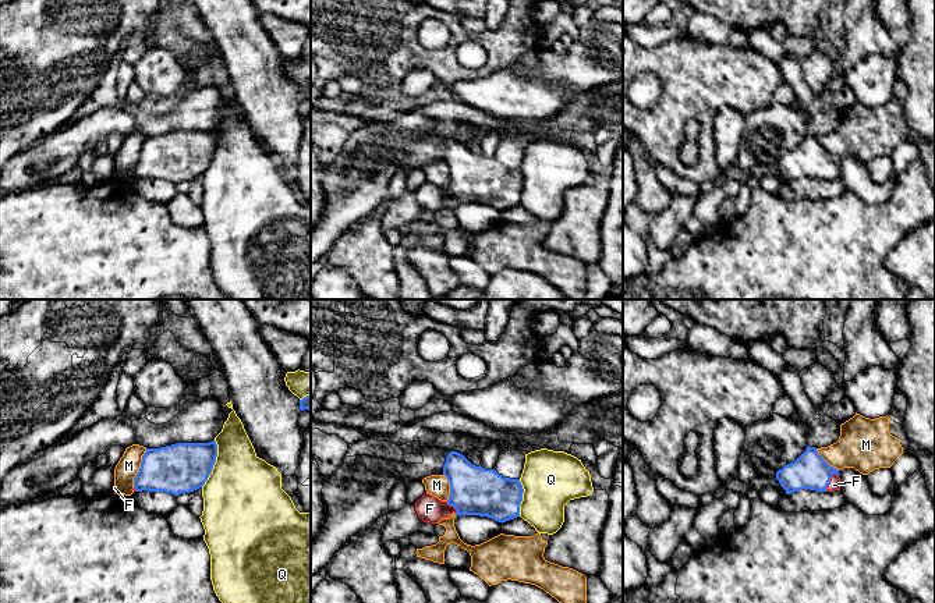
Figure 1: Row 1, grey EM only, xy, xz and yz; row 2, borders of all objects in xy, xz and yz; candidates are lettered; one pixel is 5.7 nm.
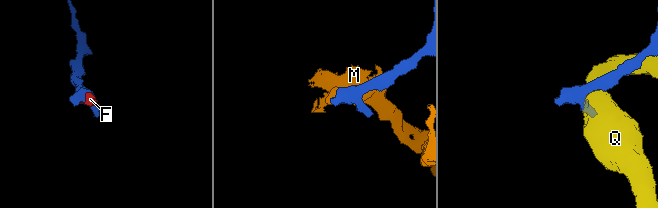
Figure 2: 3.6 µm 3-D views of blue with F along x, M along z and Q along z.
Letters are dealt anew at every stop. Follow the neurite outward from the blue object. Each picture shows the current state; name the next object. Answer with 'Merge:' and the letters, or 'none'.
Merge: F

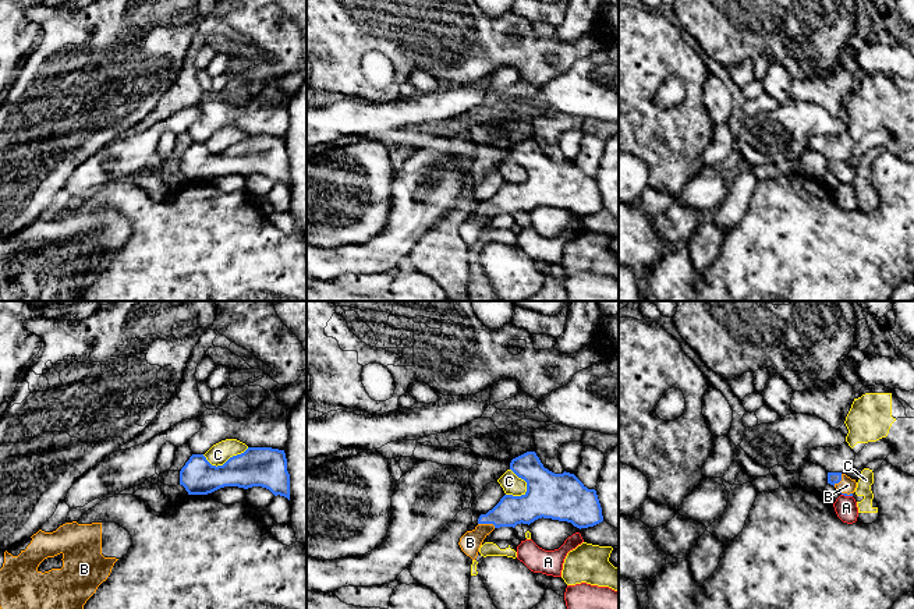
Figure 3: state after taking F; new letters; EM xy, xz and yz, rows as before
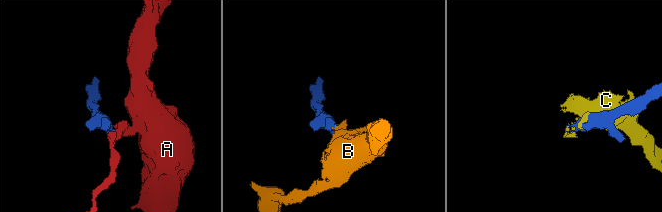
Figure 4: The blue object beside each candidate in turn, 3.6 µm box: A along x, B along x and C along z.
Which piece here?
Merge: B

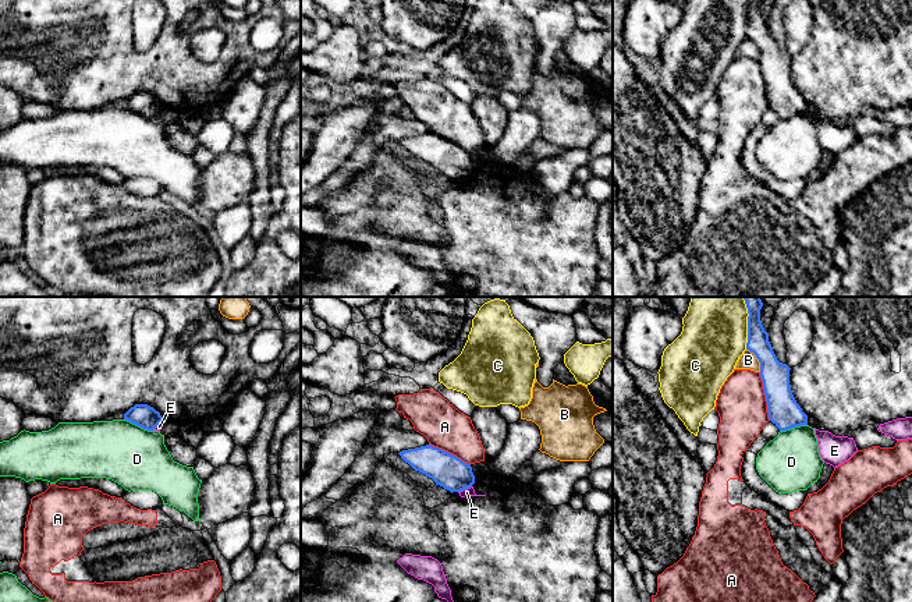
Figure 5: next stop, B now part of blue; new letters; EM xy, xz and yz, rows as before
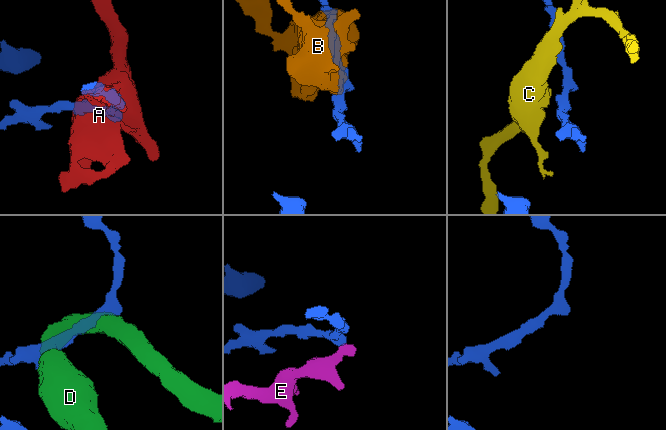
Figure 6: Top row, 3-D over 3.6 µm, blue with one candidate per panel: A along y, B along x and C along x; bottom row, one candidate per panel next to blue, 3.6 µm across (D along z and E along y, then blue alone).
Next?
Merge: none

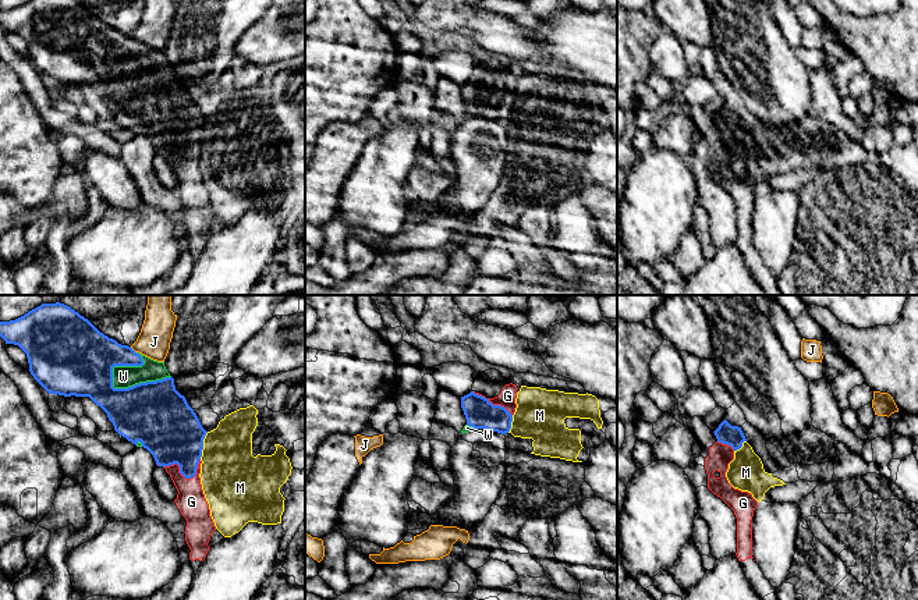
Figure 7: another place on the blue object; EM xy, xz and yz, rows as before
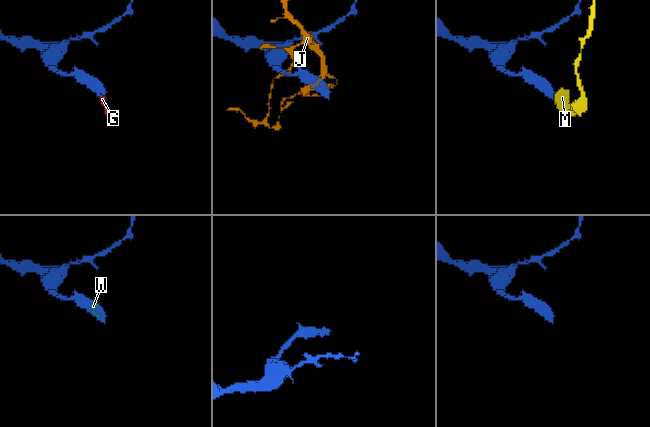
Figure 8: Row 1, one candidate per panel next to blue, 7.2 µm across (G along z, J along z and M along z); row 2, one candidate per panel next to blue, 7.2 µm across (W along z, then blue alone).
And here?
Merge: G, W

